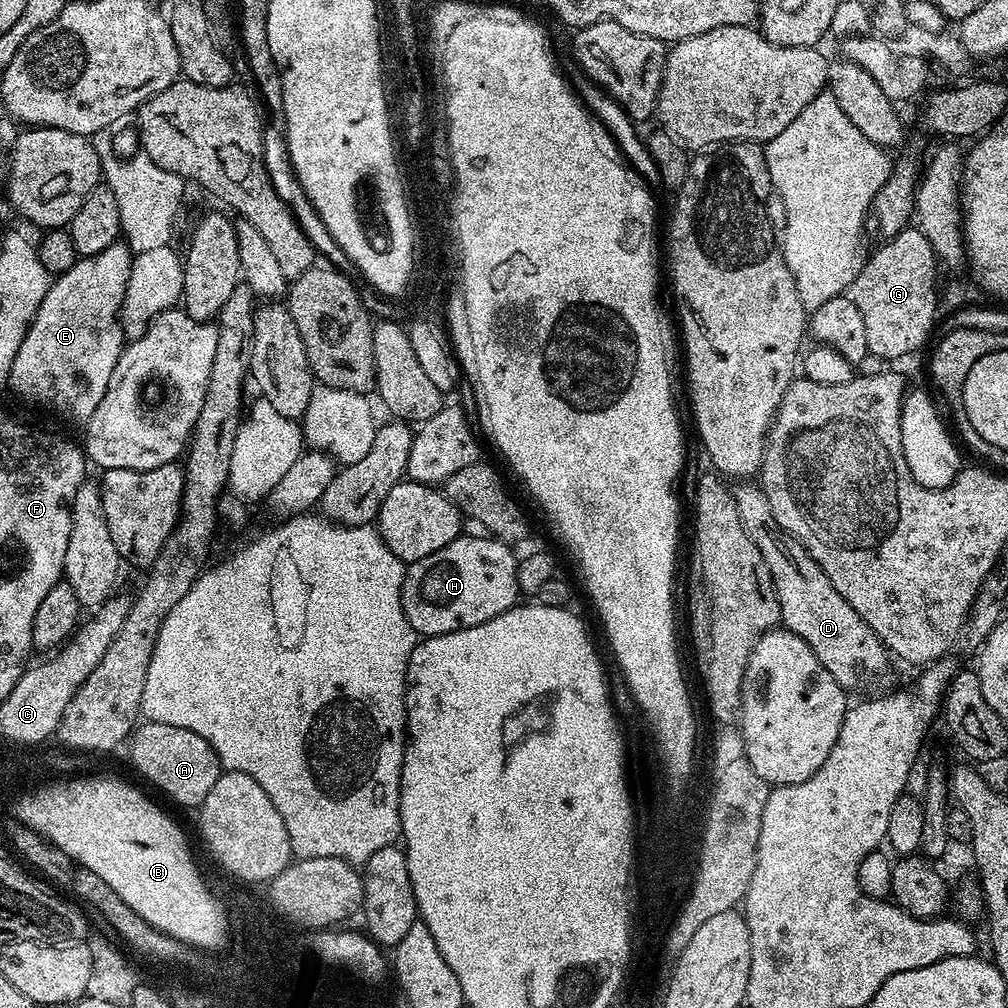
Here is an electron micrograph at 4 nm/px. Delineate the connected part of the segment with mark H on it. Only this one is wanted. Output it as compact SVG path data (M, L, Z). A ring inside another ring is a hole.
M462 534L454 542L442 546L442 550L434 550L434 554L407 565L402 586L402 606L412 629L424 638L441 636L490 622L490 618L498 618L498 614L517 607L516 596L521 595L516 573L518 556L512 552L515 551L501 540L470 538Z

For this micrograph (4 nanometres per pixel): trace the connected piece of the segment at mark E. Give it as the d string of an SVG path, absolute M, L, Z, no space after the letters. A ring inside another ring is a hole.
M117 242L106 246L100 254L93 256L82 256L77 259L76 265L68 272L55 277L42 302L38 306L35 316L32 317L32 323L26 330L26 338L22 338L22 346L18 346L18 354L14 354L14 366L8 375L8 384L24 400L29 400L32 404L41 404L44 408L53 408L56 412L61 412L64 416L69 416L72 420L86 422L94 410L98 410L98 402L102 402L102 394L106 394L106 386L110 386L110 374L114 374L114 366L118 366L118 358L124 352L126 337L124 327L120 324L120 307L126 294L126 286L130 282L130 270L132 269L133 251L124 242Z

